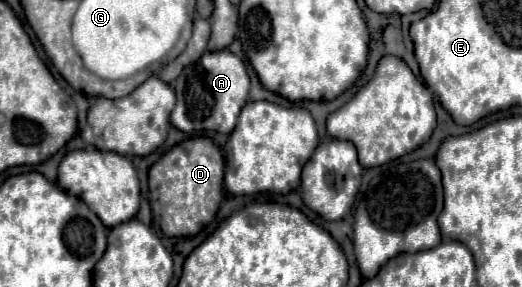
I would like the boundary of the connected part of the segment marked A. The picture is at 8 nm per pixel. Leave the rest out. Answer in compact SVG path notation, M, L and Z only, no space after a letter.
M228 49L206 51L198 61L188 65L174 81L176 107L170 115L170 123L184 133L192 133L192 129L230 133L238 121L240 109L248 101L248 89L250 77L240 57L236 57Z

